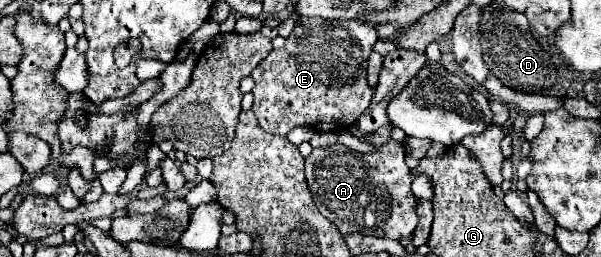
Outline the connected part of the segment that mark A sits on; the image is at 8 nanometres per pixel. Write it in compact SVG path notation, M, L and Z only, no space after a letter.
M387 142L377 152L357 152L343 144L315 148L305 158L305 178L319 212L335 222L341 234L367 234L391 240L407 240L415 226L415 196L411 192L411 170L405 164L401 142Z

